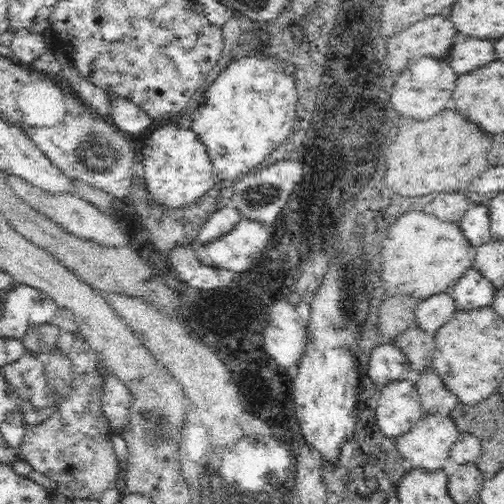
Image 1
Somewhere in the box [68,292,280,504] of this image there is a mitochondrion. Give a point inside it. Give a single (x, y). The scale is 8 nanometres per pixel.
(154, 427)

